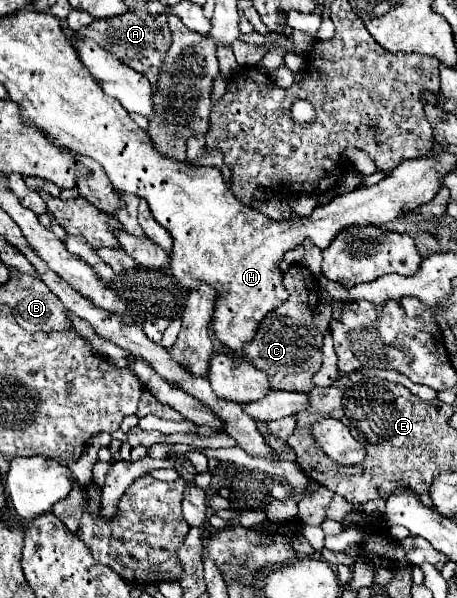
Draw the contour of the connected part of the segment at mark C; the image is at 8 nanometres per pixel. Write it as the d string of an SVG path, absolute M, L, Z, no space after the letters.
M291 267L283 279L289 299L273 309L259 325L257 335L251 343L245 345L247 361L265 371L269 375L271 389L275 391L299 391L309 393L313 385L313 375L321 369L321 347L323 347L323 333L313 323L313 311L319 305L319 287L317 279L307 273L305 267Z

